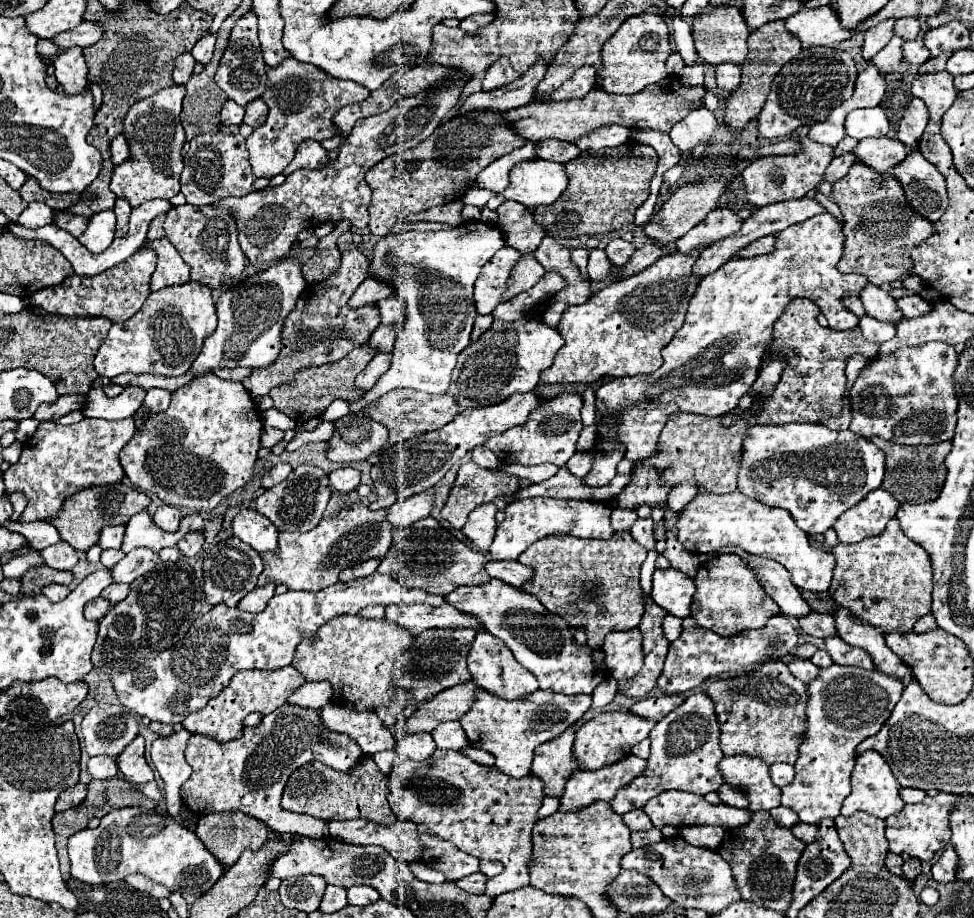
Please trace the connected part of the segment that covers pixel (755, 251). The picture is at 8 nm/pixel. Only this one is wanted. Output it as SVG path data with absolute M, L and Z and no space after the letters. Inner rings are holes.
M767 235L767 237L761 237L761 239L753 241L745 249L741 249L737 257L757 257L757 255L771 253L771 249L775 249L775 237L773 235Z

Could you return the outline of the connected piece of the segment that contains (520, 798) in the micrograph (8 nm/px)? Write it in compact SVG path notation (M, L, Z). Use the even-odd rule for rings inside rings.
M437 749L433 757L425 761L409 761L407 757L401 757L389 775L389 787L389 803L399 819L423 823L431 833L437 833L441 839L455 843L461 851L469 855L475 855L479 859L497 859L505 863L502 874L487 880L487 895L497 897L503 891L513 891L517 887L529 885L527 863L531 859L531 829L537 823L537 811L543 803L543 785L541 781L537 781L537 777L507 777L497 767L477 765L469 757L463 757L463 753L457 749Z

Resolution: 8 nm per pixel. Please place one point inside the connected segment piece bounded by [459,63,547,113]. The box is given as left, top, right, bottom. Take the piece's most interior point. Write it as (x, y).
(519, 92)

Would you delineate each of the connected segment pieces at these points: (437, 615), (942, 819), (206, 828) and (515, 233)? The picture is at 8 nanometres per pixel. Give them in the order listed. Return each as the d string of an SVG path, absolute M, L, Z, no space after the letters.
M449 603L441 607L429 607L429 605L389 605L385 617L411 633L419 635L427 629L477 629L477 633L483 633L485 627L477 623L477 617L471 617L469 613L461 613L453 609Z
M937 793L935 797L927 797L927 803L917 805L905 805L905 809L899 815L891 815L885 819L885 835L889 841L891 853L907 853L911 857L919 857L921 861L929 861L941 847L949 843L951 829L949 829L949 811L955 801L955 795L949 793Z
M225 811L225 813L217 813L217 815L203 815L197 821L197 829L195 829L197 837L201 839L201 843L213 853L213 857L225 867L229 869L245 849L261 849L263 843L267 841L267 833L269 827L253 817L247 817L239 811Z
M503 201L497 213L499 213L501 233L505 233L505 241L509 245L513 245L523 253L531 253L537 249L545 231L541 229L541 225L535 223L527 207L513 201Z

